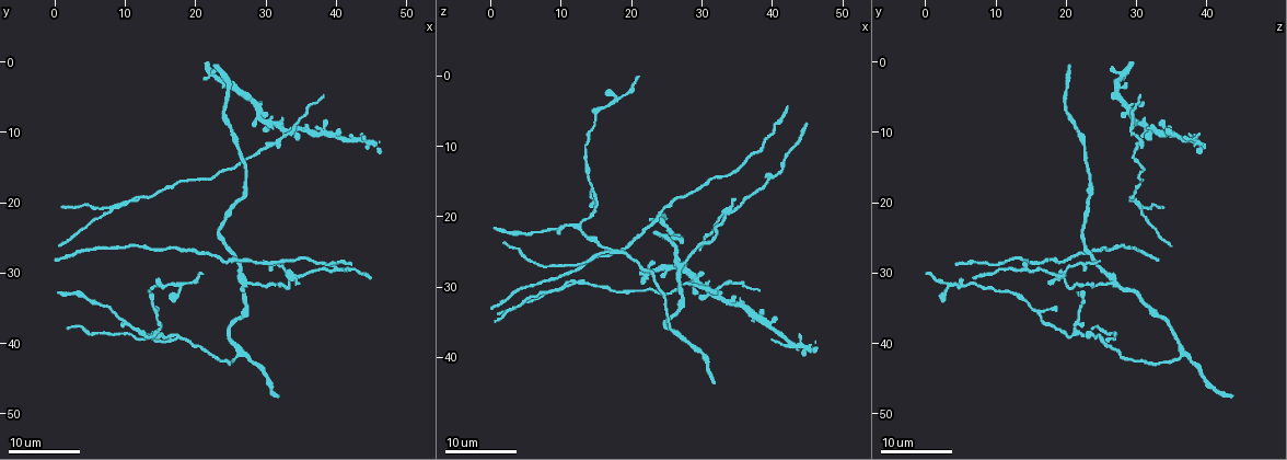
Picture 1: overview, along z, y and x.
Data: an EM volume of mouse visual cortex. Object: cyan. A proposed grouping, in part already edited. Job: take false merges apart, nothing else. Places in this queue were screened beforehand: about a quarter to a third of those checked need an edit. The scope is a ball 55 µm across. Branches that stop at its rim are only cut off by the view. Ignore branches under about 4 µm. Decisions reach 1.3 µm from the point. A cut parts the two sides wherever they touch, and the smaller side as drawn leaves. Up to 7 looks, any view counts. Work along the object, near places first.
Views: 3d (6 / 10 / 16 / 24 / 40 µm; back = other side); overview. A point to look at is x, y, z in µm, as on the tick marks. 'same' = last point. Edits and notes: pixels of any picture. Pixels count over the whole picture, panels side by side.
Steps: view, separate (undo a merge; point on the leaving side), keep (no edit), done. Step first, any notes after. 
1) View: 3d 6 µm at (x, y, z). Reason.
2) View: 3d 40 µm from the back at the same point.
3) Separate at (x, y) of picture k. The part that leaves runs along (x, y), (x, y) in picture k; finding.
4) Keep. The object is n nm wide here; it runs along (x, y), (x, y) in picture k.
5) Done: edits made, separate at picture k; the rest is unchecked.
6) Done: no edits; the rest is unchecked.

View: 3d 16 µm at (26.0, 41.5, 36.5). Branch point.

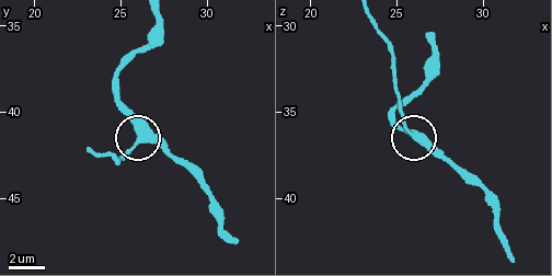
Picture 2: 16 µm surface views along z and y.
View: 3d 10 µm at (26.4, 41.6, 36.4).

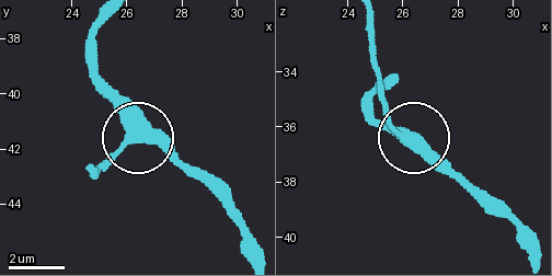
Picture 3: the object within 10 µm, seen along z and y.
Keep. The object is 370 nm wide here; it runs along (105, 21), (98, 64), (110, 99), (180, 167) in picture 3; all the same neuron.

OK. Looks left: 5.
View: 3d 24 µm at (27.5, 31.0, 26.5).

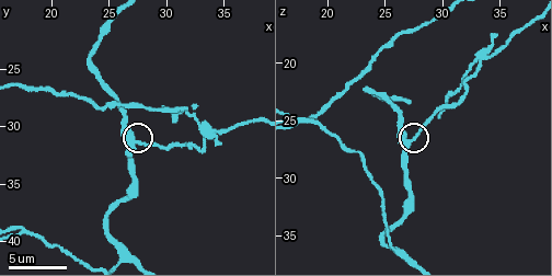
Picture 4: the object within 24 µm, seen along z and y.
View: 3d 10 µm at (27.4, 31.6, 26.4). Closer look.

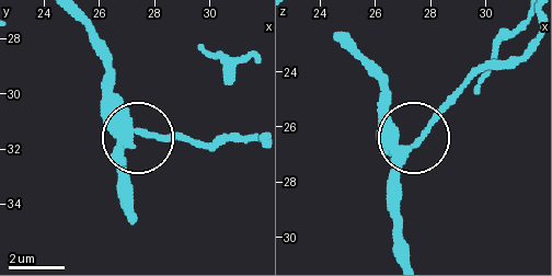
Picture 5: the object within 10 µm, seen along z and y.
View: 3d 6 µm at (27.5, 31.4, 26.6).

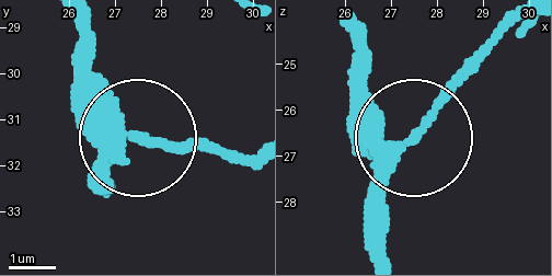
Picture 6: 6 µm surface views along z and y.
Separate at (176, 150) of picture 6. The side arm is 30 µm long; the part that leaves runs along (130, 129), (256, 153) in picture 6; a second neuron is stuck on.

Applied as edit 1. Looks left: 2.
Done: edits made, separate at picture 6; the rest is unchecked.

